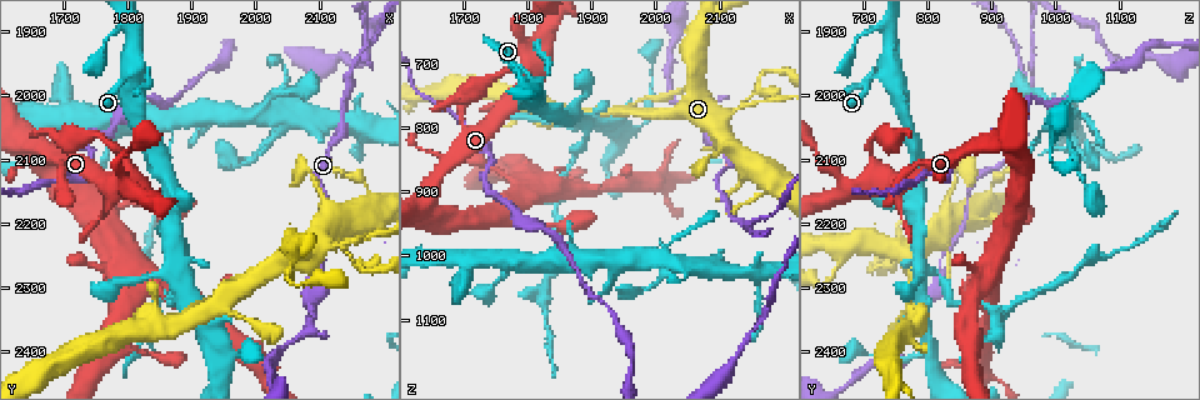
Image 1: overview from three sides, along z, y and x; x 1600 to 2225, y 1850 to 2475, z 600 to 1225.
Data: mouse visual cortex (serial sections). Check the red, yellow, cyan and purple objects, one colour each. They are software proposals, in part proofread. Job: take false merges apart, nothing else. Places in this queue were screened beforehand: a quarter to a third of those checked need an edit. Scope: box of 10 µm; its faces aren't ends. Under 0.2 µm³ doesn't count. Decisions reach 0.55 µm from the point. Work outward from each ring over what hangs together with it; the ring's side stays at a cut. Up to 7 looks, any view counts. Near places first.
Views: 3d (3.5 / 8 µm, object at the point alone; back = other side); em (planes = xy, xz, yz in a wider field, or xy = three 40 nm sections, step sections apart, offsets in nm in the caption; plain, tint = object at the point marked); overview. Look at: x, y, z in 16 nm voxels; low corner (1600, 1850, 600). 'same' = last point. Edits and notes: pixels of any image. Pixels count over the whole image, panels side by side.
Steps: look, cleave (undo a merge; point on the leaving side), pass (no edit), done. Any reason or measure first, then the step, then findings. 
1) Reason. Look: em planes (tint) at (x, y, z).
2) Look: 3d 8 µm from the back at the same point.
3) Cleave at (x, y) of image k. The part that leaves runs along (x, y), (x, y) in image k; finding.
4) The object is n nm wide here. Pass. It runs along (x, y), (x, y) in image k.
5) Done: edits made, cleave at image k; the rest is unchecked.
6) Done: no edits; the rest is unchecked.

Two arms at a narrow angle. Look: 3d 3.5 µm at (2145, 1985, 960).

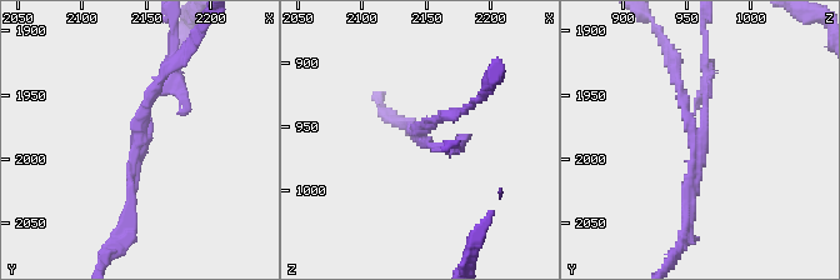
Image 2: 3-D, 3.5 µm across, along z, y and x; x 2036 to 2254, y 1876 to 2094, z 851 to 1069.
The arms are 150, 150, 200 nm wide. Cleave at (676, 76) of image 2. The part that leaves runs along (685, 115), (675, 56), (663, 34) in image 2; a second cell is stuck on.

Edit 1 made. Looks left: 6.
Two arms in line, one across. Look: 3d 3.5 µm at (2135, 2235, 770).

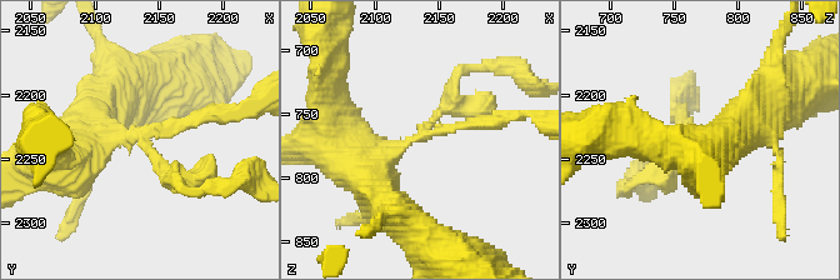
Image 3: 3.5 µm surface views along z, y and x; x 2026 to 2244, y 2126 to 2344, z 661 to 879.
3 arms meet here; the arms are 150, 150, 600 nm wide; now the EM. Look: em xy step 5 (tint) at (2132, 2234, 766).

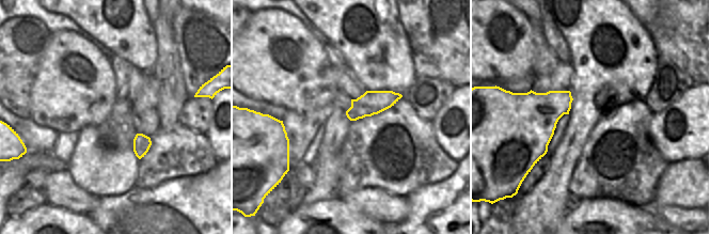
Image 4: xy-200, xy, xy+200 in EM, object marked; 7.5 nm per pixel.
Pass. It runs along (331, 141), (378, 164), (451, 106), (455, 90) in image 3; all the same cell.

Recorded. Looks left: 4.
Small branch off a trunk. Look: 3d 8 µm at (2055, 2260, 665).

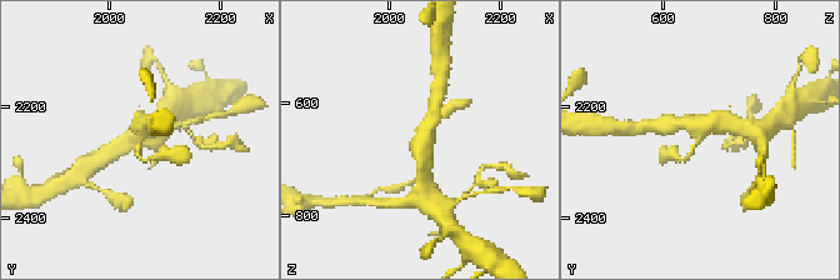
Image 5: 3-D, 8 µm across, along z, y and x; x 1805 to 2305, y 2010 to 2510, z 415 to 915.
Look: 3d 3.5 µm at the same point.

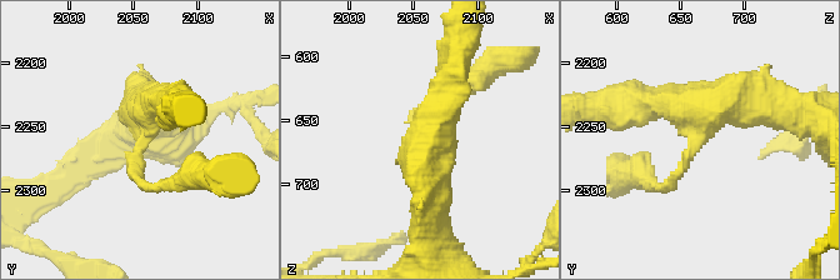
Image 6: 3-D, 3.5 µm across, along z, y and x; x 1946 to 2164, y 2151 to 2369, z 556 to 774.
3 arms meet here; the arms are 150, 400, 450 nm wide; now the EM. Look: em planes (tint) at (2060, 2256, 666).

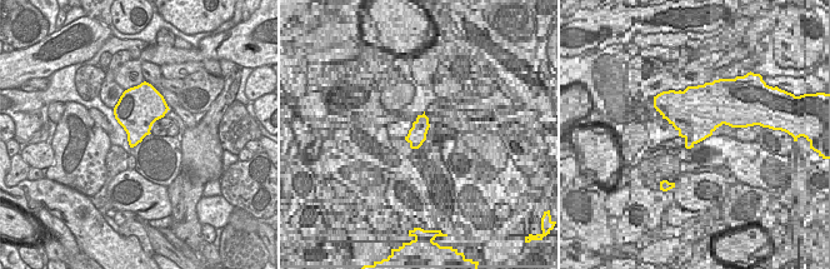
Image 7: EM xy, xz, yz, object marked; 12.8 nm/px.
Pass. One cell here.

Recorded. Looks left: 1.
Done: edits made, cleave at image 2; the rest is unchecked.

